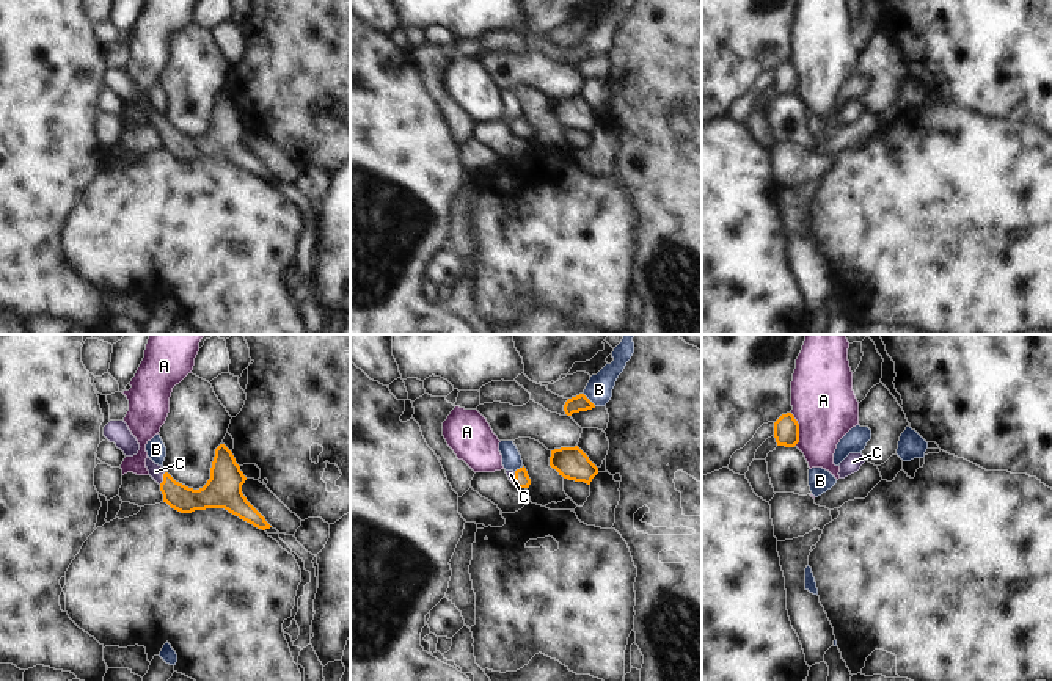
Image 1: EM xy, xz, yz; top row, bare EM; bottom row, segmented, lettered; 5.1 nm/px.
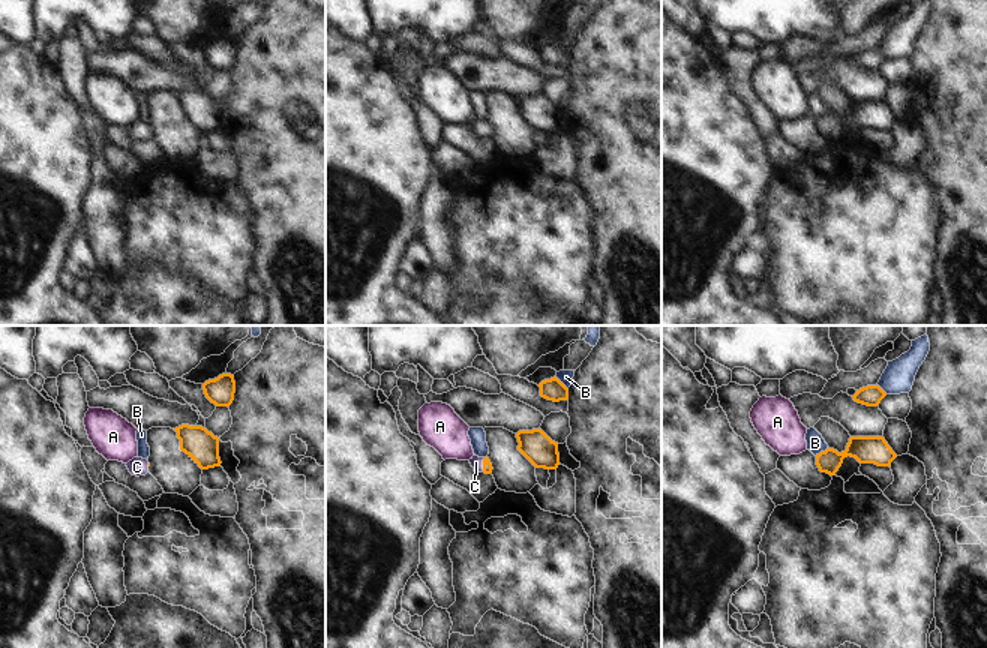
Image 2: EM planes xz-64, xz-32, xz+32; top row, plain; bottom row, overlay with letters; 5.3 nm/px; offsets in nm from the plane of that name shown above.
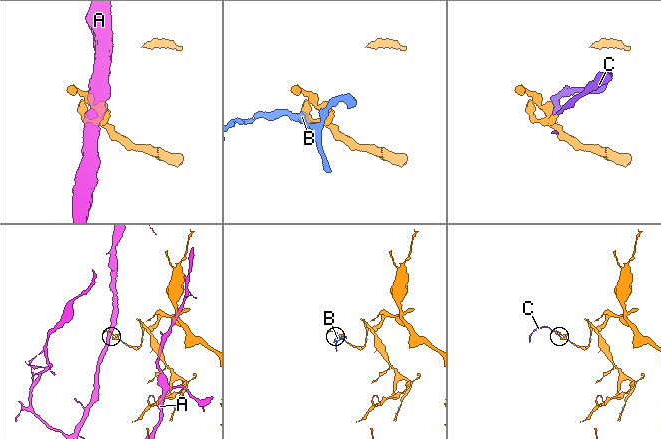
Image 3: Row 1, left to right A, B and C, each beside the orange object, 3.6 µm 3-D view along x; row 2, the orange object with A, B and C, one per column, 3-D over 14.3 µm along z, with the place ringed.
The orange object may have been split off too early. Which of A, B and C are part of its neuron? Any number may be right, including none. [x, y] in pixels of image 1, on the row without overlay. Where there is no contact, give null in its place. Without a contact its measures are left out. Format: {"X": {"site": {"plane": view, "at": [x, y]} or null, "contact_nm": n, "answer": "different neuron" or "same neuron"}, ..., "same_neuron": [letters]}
{"A": {"site": {"plane": "yz", "at": [798, 77]}, "contact_nm": 170, "answer": "different neuron"}, "B": {"site": {"plane": "xz", "at": [588, 47]}, "contact_nm": 90, "answer": "different neuron"}, "C": {"site": {"plane": "xy", "at": [164, 127]}, "contact_nm": 70, "answer": "same neuron"}, "same_neuron": ["C"]}

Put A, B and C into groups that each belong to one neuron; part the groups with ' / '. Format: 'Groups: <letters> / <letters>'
Groups: A / B / C

